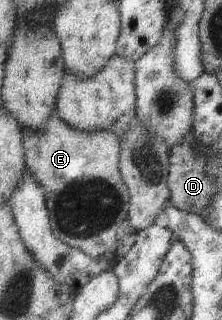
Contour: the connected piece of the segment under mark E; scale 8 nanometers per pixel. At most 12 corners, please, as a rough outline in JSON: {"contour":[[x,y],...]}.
{"contour":[[24,133],[55,236],[116,264],[138,239],[115,133]]}

